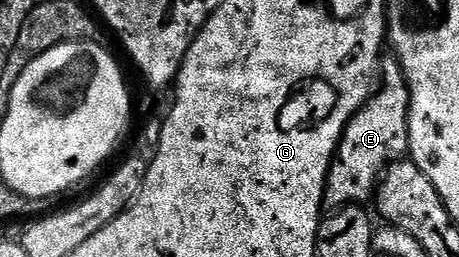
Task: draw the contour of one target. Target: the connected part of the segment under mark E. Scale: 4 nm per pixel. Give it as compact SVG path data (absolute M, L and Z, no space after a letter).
M395 57L383 59L382 73L372 97L346 124L344 134L336 145L336 155L328 169L324 188L324 210L341 210L349 204L364 204L375 195L376 187L389 162L408 154L408 109L410 92L404 69Z

